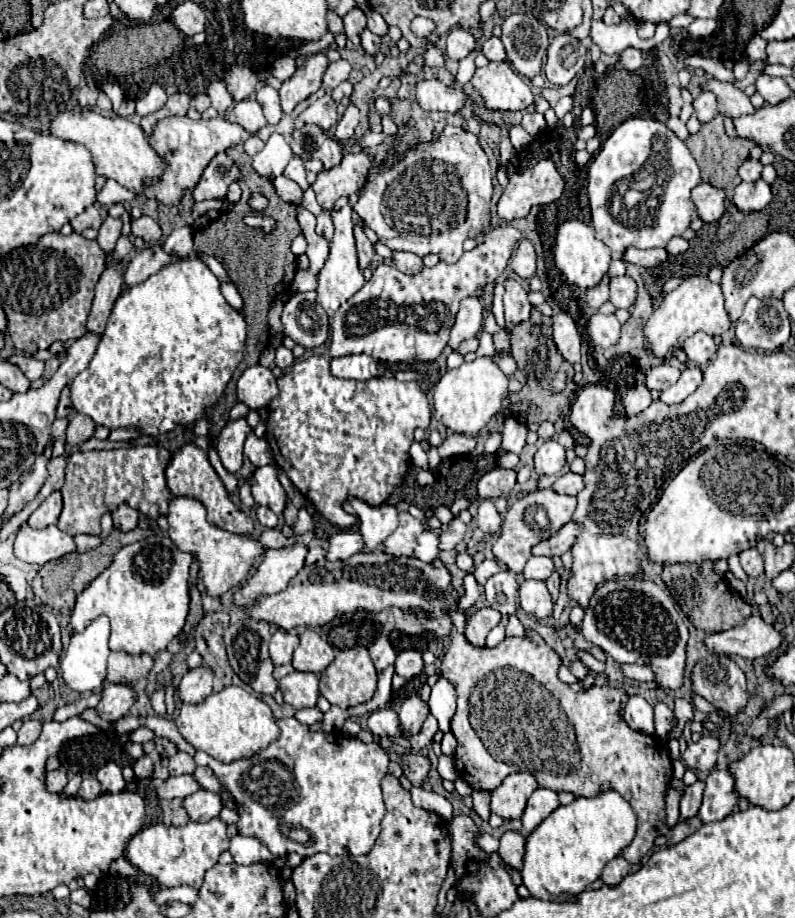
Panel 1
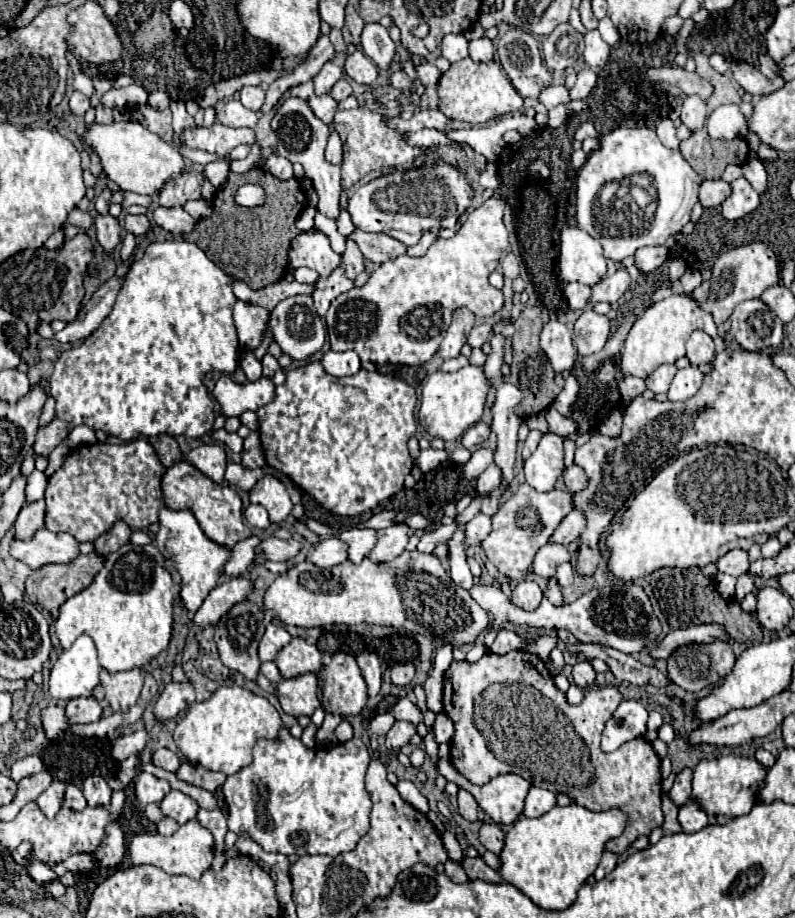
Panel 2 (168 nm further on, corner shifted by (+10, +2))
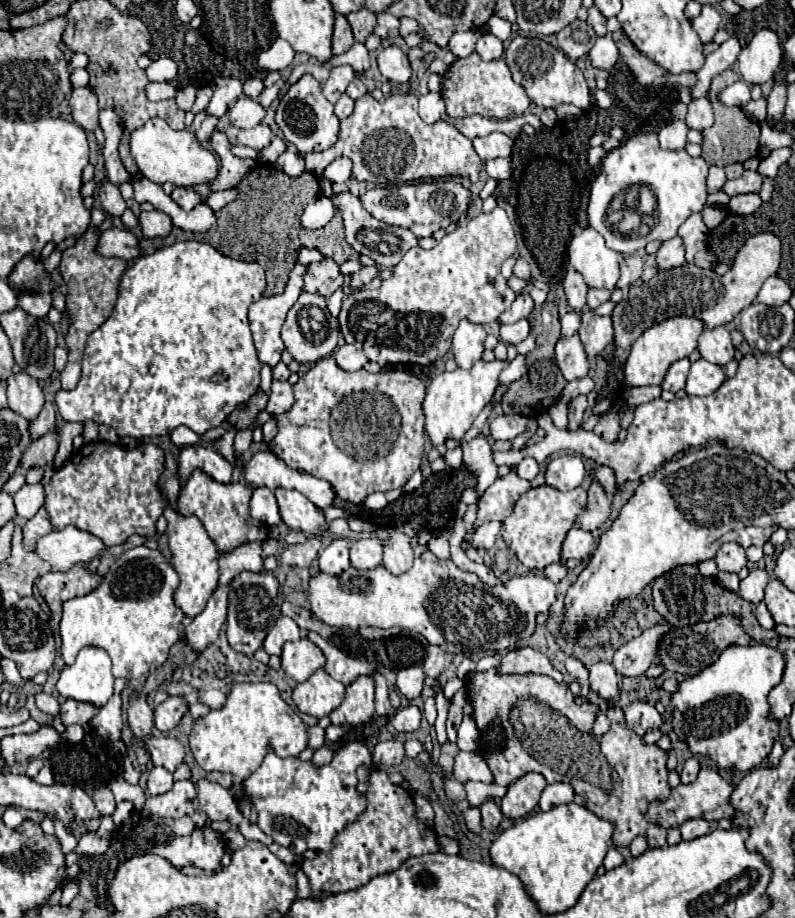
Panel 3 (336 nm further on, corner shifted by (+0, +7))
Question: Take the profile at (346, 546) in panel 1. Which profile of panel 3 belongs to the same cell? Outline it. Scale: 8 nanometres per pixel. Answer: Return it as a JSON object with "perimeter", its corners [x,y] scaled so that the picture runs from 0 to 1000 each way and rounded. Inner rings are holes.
{"perimeter":[[[425,586],[413,597],[408,597],[400,608],[403,623],[408,623],[413,627],[428,627],[440,617],[438,597],[440,597],[440,590],[433,586]]]}

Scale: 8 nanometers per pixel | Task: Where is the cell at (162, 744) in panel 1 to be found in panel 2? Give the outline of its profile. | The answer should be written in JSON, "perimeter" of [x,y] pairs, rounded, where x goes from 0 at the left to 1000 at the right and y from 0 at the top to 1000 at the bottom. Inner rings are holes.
{"perimeter":[[[355,792],[347,805],[322,807],[319,827],[312,836],[284,846],[279,862],[287,877],[287,903],[297,910],[312,910],[332,927],[347,927],[355,931],[428,931],[443,927],[465,903],[468,873],[458,857],[463,831],[465,820],[450,803],[410,818],[408,814],[387,816]]]}

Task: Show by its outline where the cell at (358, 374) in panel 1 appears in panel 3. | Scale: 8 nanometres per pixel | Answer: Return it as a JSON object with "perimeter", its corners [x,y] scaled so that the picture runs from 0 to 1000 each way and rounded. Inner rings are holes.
{"perimeter":[[[430,375],[420,381],[420,390],[430,403],[453,403],[463,394],[455,381],[450,381],[443,375]]]}

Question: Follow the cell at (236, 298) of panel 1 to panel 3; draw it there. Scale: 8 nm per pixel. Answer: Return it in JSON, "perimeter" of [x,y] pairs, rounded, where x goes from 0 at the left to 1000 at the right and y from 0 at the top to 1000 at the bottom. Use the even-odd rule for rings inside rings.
{"perimeter":[[[375,285],[365,296],[365,305],[360,309],[357,320],[327,325],[322,331],[317,331],[312,340],[325,392],[330,397],[337,397],[340,401],[345,401],[352,394],[352,388],[357,381],[352,357],[360,349],[360,340],[377,322],[377,309],[382,309],[380,298],[382,298],[382,288]]]}

